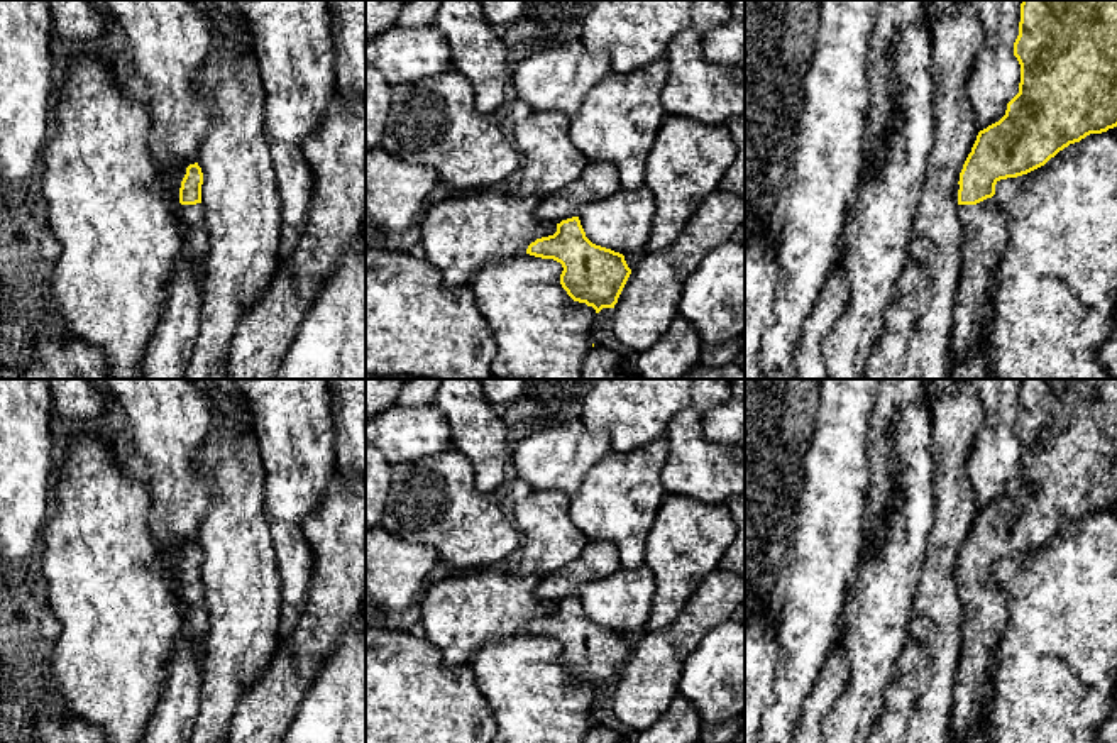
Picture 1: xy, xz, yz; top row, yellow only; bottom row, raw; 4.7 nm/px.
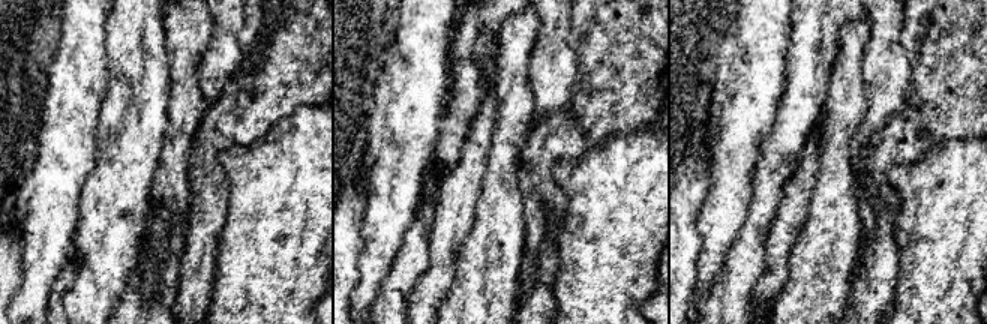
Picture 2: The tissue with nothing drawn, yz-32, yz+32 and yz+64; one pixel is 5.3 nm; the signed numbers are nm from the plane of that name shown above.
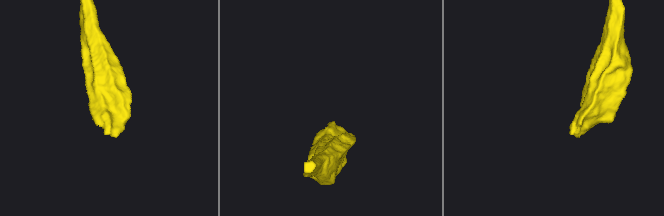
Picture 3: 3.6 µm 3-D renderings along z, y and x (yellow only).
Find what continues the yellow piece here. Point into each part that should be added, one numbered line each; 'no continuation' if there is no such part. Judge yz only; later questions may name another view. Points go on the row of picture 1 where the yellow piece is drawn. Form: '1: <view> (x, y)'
1: yz (984, 225)

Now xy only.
1: xy (168, 354)

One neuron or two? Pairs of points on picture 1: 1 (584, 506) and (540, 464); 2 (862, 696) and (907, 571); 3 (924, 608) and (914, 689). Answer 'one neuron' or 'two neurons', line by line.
1: two neurons
2: one neuron
3: one neuron

